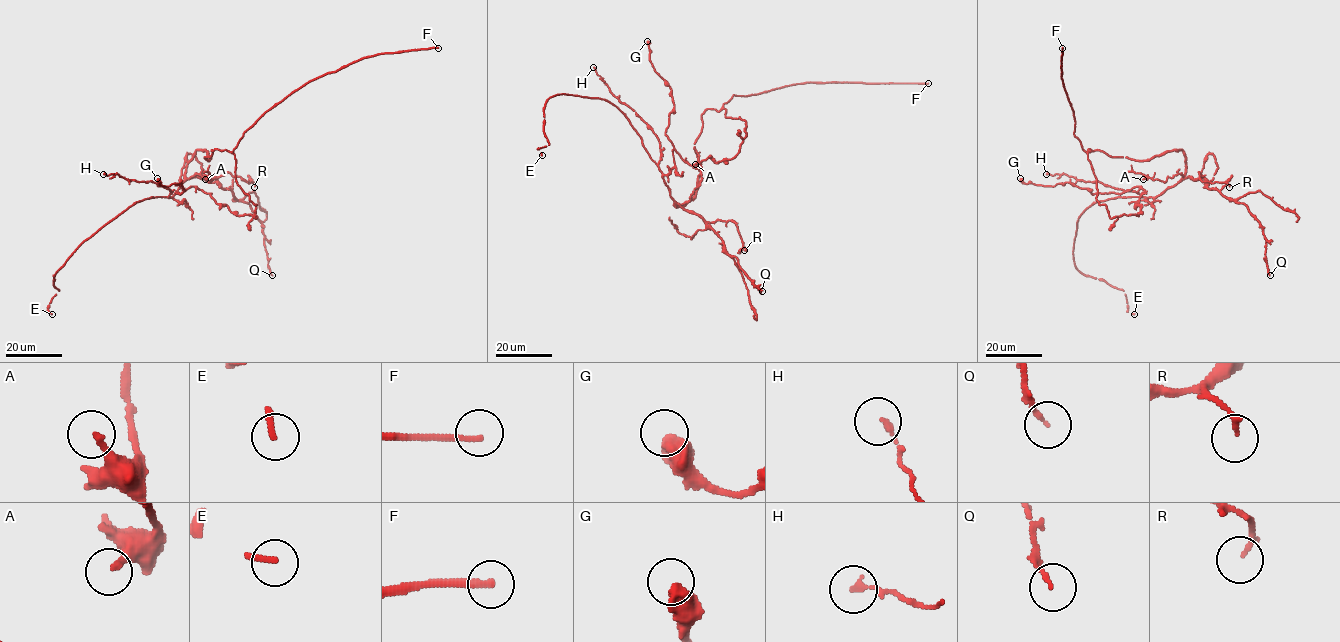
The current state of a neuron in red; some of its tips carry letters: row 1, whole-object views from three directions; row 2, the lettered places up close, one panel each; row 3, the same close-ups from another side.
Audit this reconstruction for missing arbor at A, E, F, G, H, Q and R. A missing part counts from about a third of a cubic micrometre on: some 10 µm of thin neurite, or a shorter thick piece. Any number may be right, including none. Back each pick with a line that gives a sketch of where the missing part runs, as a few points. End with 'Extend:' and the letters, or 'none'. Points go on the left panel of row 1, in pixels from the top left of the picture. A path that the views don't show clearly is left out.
Extend: E

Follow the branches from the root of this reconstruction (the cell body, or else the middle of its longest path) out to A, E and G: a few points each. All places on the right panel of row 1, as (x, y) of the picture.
A: (1131, 159), (1149, 160), (1167, 152), (1182, 151), (1185, 157), (1183, 178), (1177, 174), (1165, 182), (1143, 179)
E: (1131, 159), (1181, 150), (1184, 175), (1154, 197), (1094, 202), (1073, 257), (1122, 289), (1134, 314)
G: (1131, 159), (1087, 150), (1099, 204), (1110, 218), (1138, 216), (1140, 187), (1092, 194), (1020, 178)

